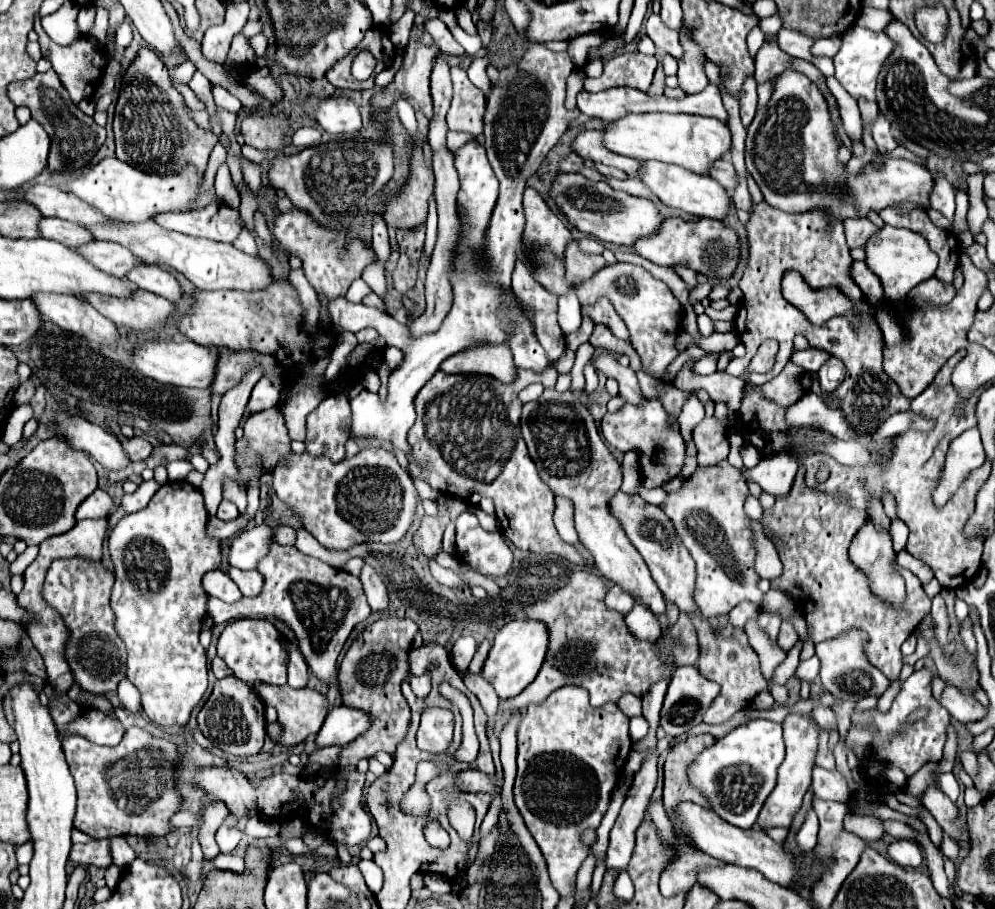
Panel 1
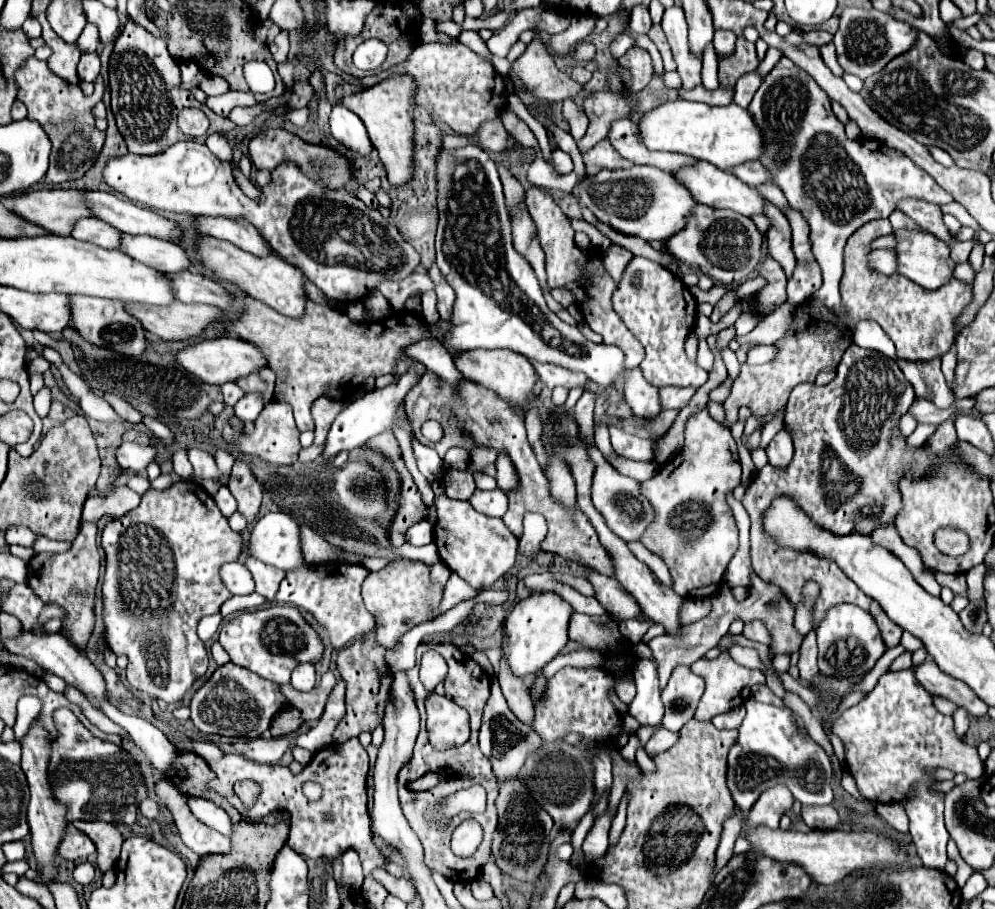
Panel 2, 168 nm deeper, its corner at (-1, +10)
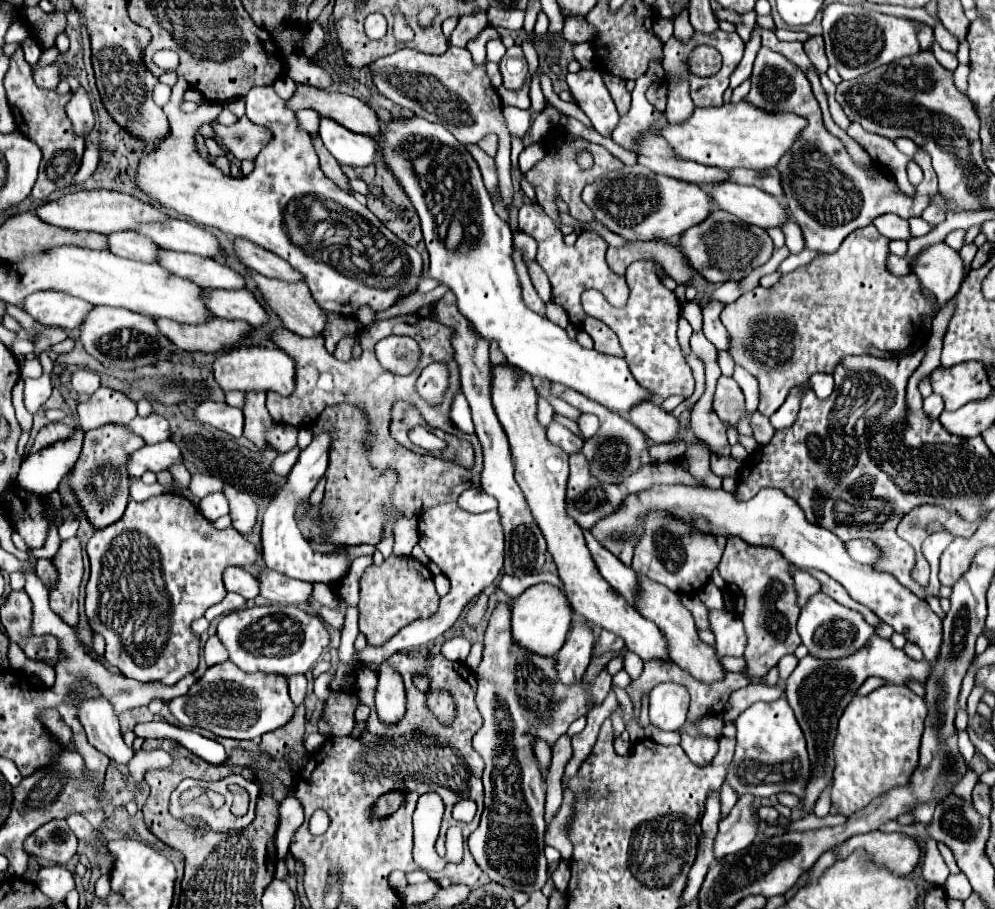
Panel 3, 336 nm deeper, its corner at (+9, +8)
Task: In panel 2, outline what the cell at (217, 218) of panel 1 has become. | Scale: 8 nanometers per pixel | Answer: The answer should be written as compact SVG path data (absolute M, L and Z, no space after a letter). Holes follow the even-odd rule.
M198 217L198 229L204 235L228 241L256 257L272 255L272 247L248 221L230 221L224 217Z

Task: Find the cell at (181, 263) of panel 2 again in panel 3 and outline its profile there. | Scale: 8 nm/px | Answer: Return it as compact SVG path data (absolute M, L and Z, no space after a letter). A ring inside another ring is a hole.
M160 249L156 263L172 271L172 275L190 279L192 283L198 283L200 287L212 287L212 289L242 289L244 287L244 277L240 277L236 271L208 257Z

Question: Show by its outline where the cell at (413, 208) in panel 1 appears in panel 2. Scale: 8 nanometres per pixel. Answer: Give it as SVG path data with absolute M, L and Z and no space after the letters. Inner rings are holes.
M394 75L384 79L382 83L362 89L352 95L336 97L338 105L344 105L352 113L356 113L368 135L372 145L380 153L380 161L384 163L384 169L388 173L390 185L404 185L410 181L410 165L412 165L412 113L416 109L414 105L414 81L406 75Z

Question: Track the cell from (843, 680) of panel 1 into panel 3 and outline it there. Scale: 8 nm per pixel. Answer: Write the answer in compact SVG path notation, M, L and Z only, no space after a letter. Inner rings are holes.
M820 591L812 595L810 601L804 605L804 609L800 611L798 633L802 637L802 645L808 647L812 657L830 661L830 659L844 659L848 655L854 655L858 649L862 649L868 643L872 635L876 635L876 629L868 625L858 611L836 603L832 597Z

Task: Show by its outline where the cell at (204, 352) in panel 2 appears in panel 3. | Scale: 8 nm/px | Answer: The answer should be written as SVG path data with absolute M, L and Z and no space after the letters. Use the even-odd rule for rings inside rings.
M238 345L218 353L212 363L212 373L224 391L276 391L280 395L294 391L294 361L284 351L266 345Z

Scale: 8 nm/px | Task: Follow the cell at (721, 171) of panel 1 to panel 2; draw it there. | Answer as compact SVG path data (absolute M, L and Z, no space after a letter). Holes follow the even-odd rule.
M748 161L746 165L736 165L732 171L734 171L734 175L736 175L738 179L742 179L744 183L754 185L754 187L772 181L770 171L768 171L760 161L756 161L756 163L754 163L754 161Z

